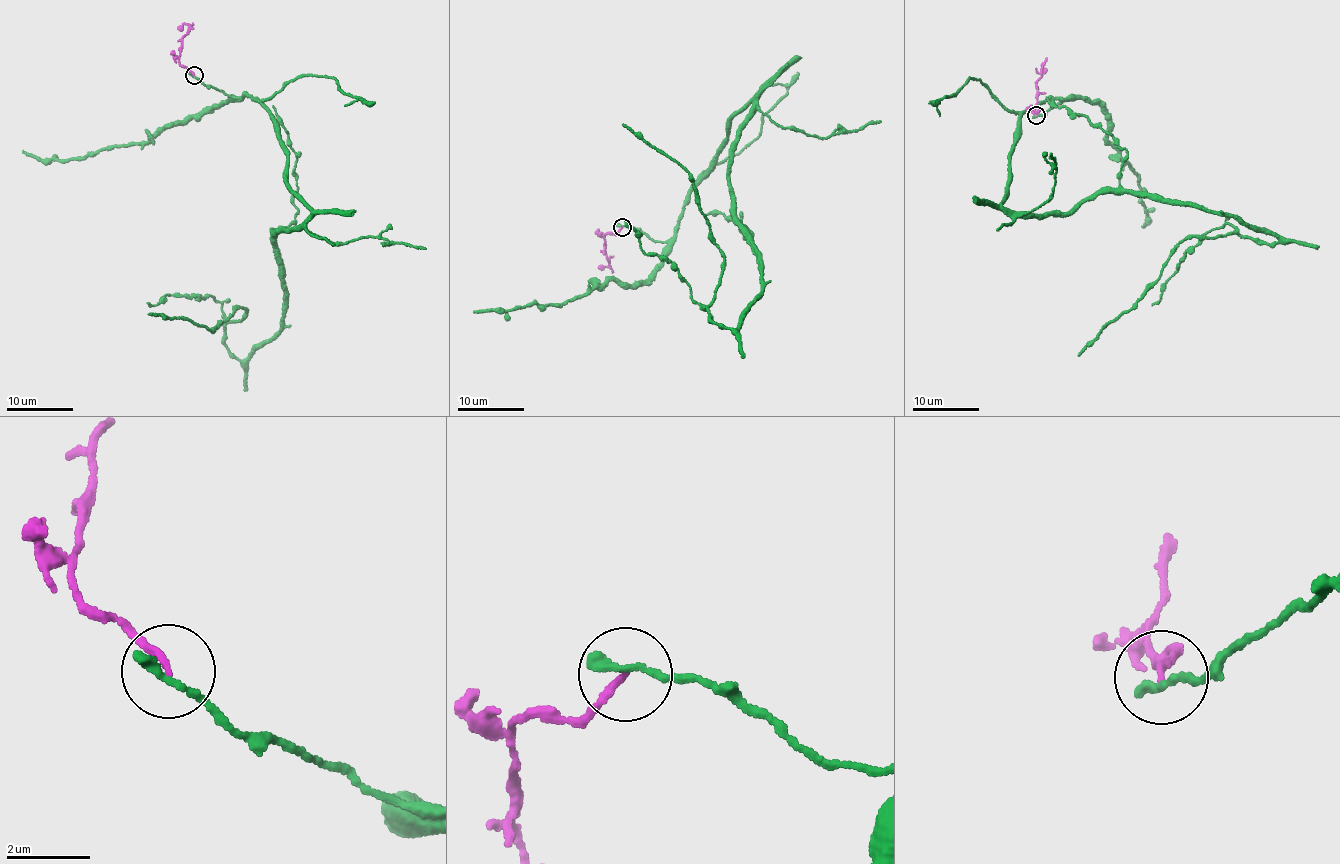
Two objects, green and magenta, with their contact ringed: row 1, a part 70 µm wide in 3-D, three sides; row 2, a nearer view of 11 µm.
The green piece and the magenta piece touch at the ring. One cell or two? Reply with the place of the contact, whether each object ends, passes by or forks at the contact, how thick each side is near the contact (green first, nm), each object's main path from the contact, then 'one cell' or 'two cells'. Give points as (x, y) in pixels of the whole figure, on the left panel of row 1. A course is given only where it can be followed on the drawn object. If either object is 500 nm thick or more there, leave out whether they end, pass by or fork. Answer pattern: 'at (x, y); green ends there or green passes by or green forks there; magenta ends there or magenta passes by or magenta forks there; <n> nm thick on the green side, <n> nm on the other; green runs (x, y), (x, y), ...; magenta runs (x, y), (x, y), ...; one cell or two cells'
at (194, 75); green ends there; magenta ends there; 260 nm thick on the green side, 160 nm on the other; green runs (193, 75), (264, 105), (311, 211), (272, 231), (280, 329), (244, 360), (244, 306), (209, 330), (147, 313); magenta runs (194, 75), (179, 64), (179, 48), (188, 25), (183, 24), (180, 31); two cells

